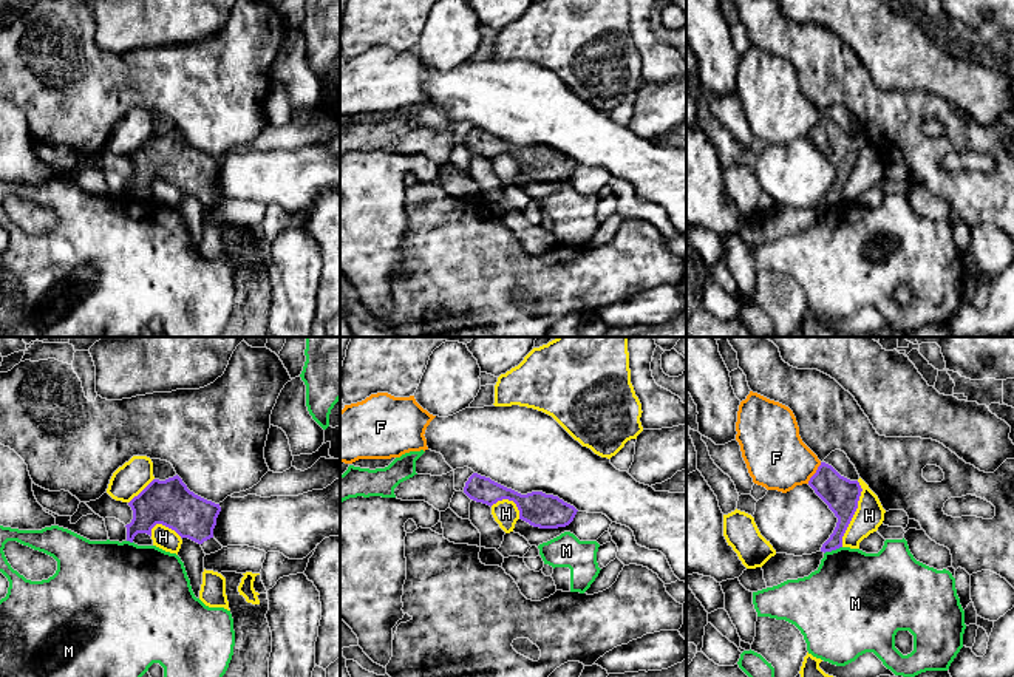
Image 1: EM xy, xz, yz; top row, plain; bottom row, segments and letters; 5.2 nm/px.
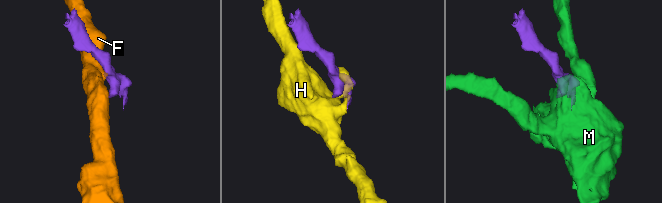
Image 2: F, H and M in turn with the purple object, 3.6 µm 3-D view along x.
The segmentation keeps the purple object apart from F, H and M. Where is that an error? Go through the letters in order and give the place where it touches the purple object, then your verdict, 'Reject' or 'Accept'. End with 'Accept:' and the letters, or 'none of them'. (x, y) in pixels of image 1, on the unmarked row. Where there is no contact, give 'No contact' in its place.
F: Touches purple at yz (815, 127). Reject
H: Touches purple at yz (854, 167). Reject
M: Touches purple at yz (832, 203). Reject
Accept: none of them

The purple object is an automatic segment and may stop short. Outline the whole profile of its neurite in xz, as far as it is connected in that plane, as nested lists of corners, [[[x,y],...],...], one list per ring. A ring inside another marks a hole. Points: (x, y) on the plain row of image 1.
[[[473,127],[468,131],[464,147],[470,153],[490,161],[502,153],[513,155],[519,164],[519,173],[539,182],[566,181],[573,175],[578,165],[573,159],[564,156],[558,150],[543,145],[521,148],[478,127]]]

